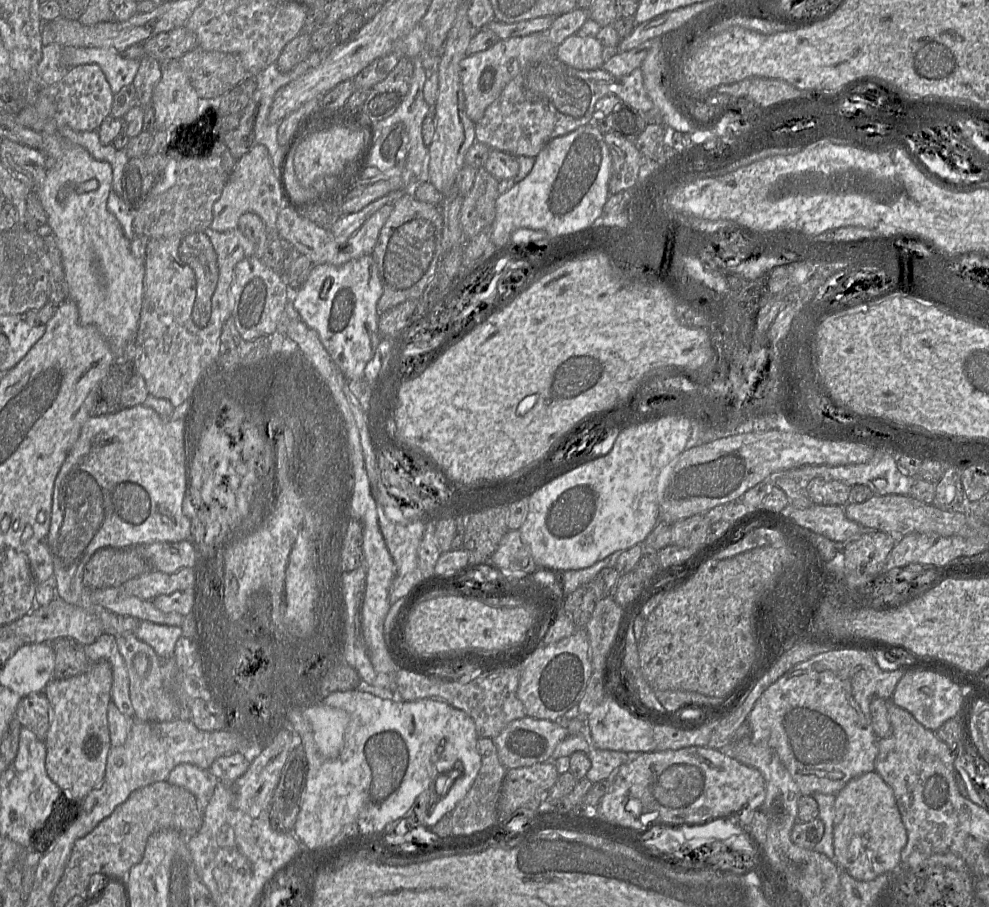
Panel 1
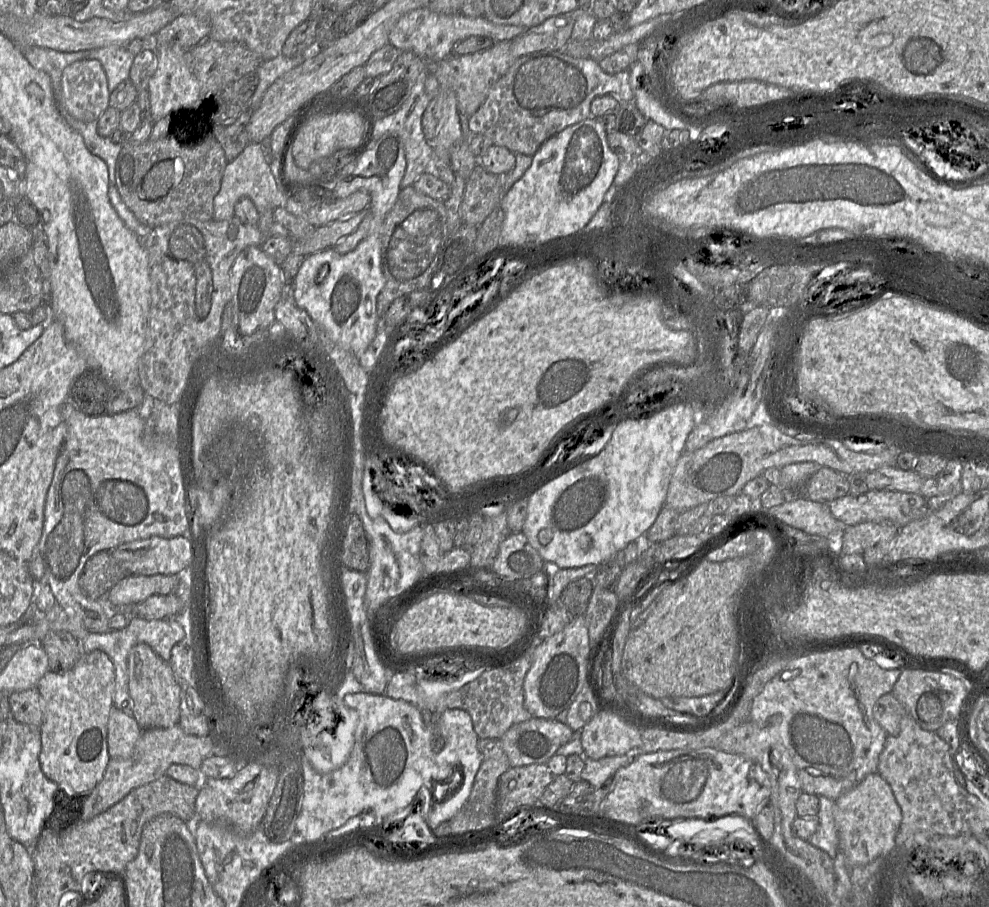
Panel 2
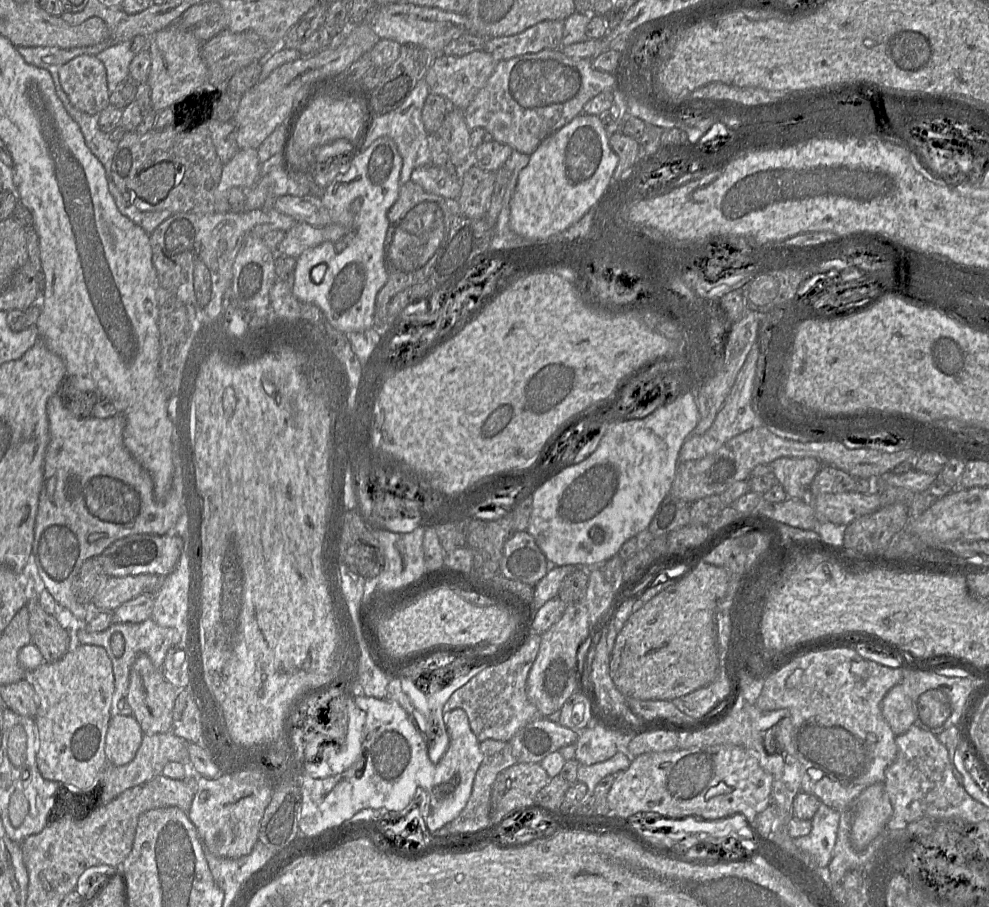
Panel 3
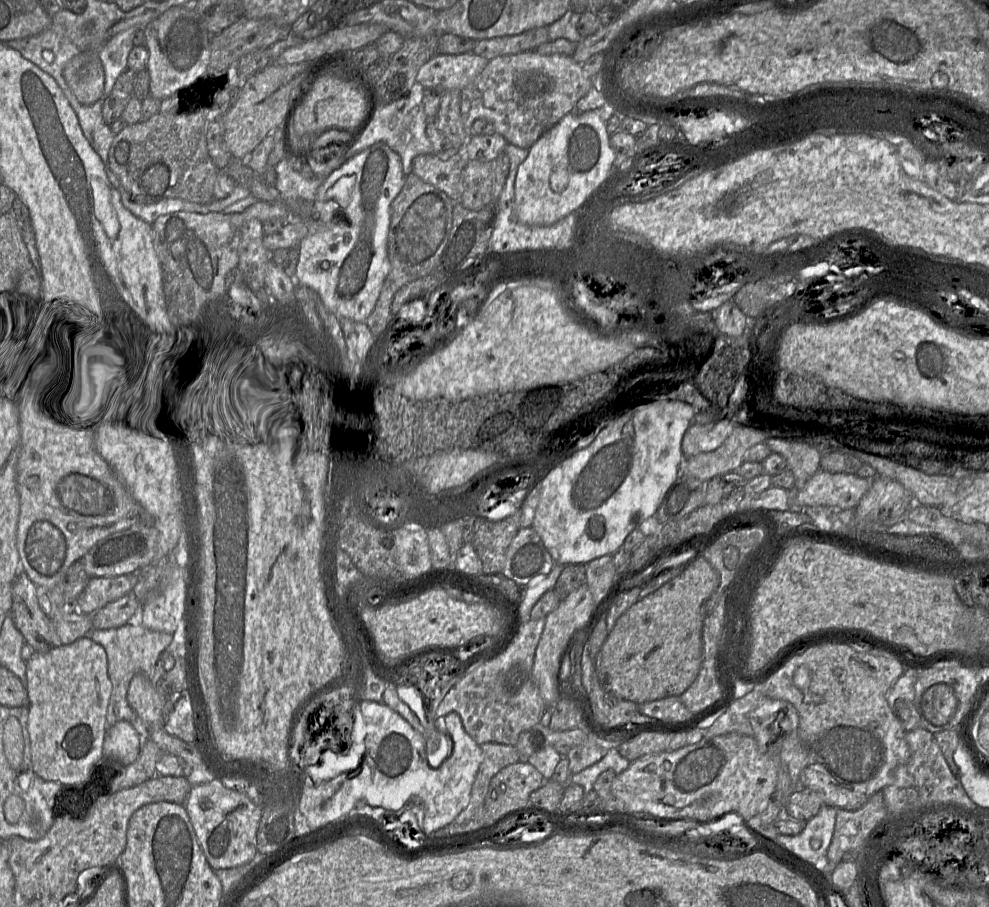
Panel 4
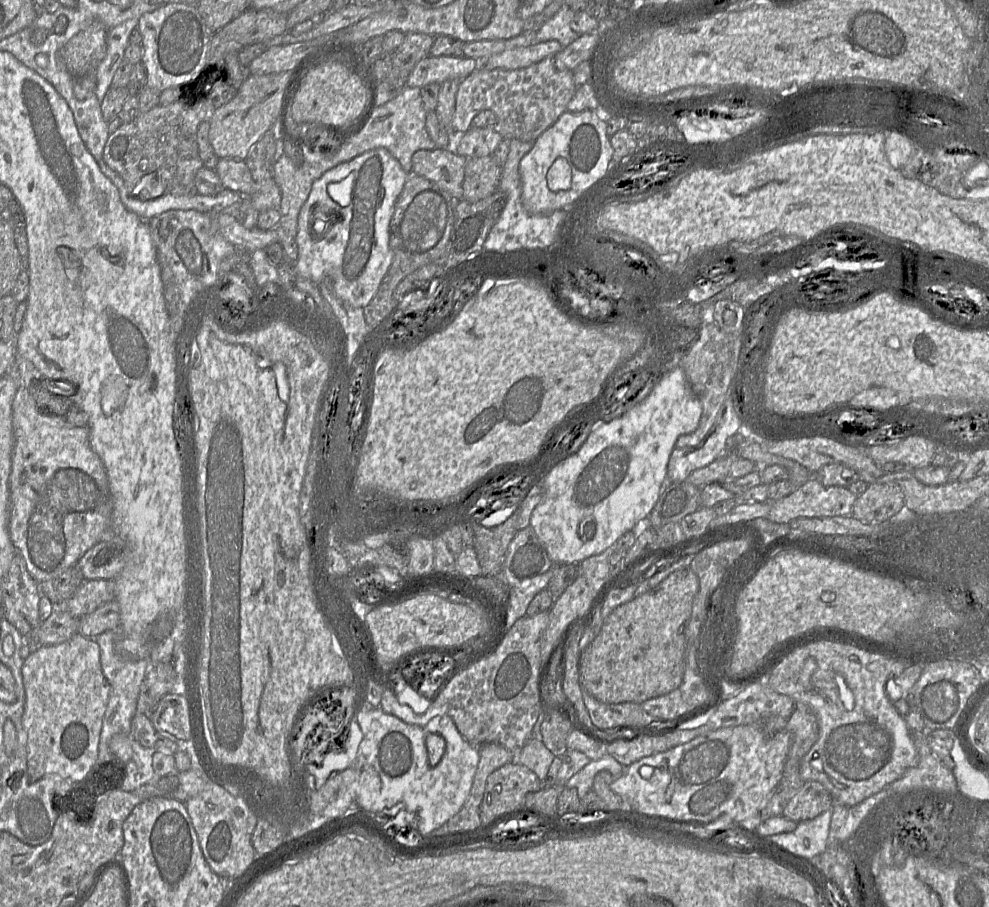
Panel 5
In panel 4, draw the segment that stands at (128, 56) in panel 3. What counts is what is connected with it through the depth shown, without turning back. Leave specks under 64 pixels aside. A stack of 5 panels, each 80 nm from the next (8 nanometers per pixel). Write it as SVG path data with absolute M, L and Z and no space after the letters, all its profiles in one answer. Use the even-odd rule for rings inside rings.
M130 27L116 34L98 50L98 57L105 72L104 96L102 99L111 94L117 78L128 68L128 56L134 48L133 38L138 30L137 27Z

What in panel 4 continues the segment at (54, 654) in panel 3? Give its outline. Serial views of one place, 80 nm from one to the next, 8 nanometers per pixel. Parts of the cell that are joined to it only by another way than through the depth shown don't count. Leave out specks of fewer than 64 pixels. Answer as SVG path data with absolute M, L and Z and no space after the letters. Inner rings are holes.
M21 571L12 583L12 607L9 614L16 628L36 653L45 653L61 645L51 617L41 609L36 584Z

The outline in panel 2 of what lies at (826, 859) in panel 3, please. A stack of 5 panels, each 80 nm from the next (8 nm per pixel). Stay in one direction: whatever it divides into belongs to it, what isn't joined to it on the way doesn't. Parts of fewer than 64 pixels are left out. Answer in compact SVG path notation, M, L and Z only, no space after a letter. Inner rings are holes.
M825 796L819 797L818 830L807 840L811 845L825 851L832 859L838 852L838 834L834 816L834 802Z

